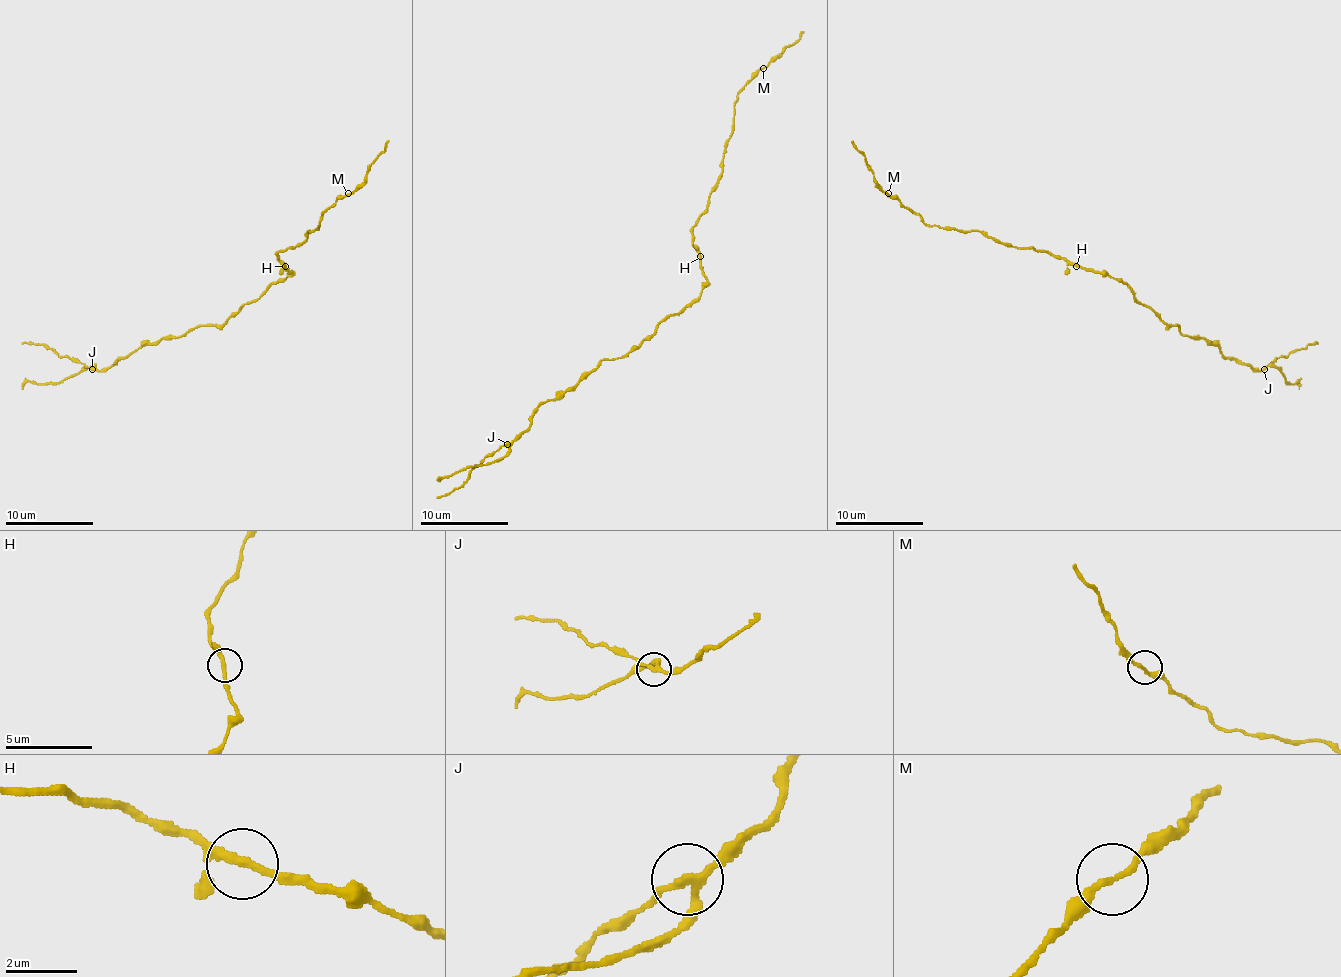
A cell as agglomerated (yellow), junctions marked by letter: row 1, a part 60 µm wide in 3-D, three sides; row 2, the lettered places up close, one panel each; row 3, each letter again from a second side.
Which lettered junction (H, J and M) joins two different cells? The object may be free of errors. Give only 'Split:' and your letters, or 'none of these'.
Split: J

